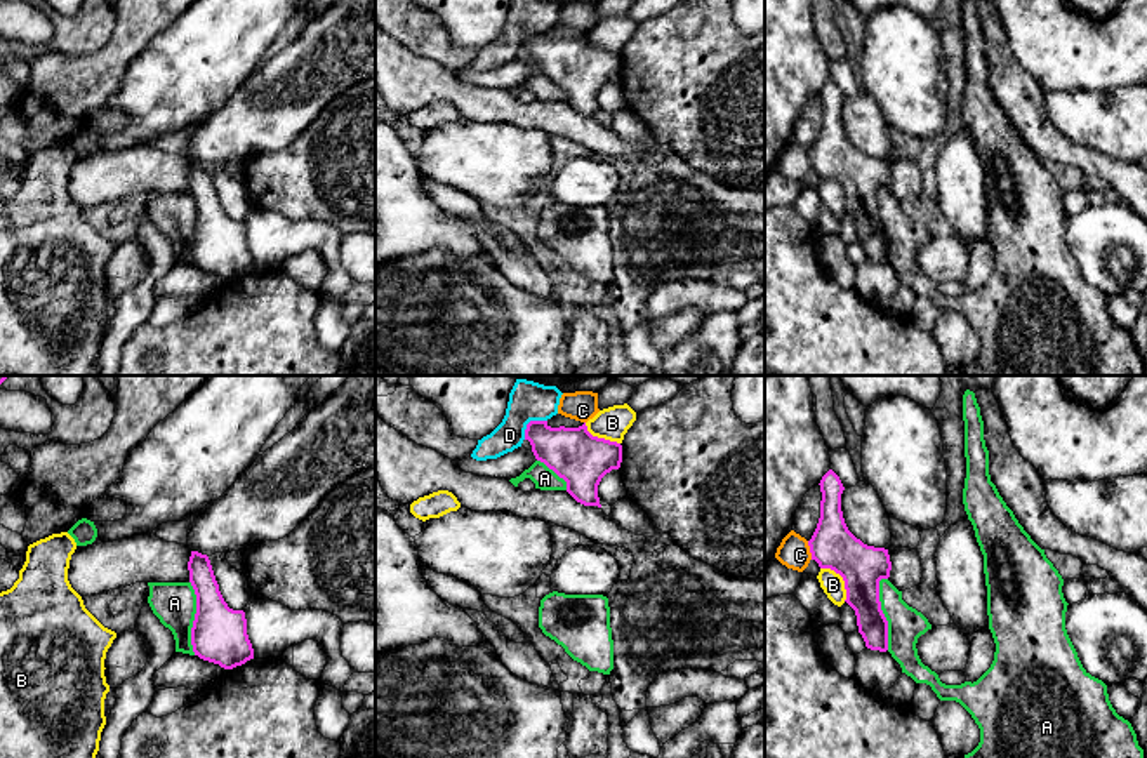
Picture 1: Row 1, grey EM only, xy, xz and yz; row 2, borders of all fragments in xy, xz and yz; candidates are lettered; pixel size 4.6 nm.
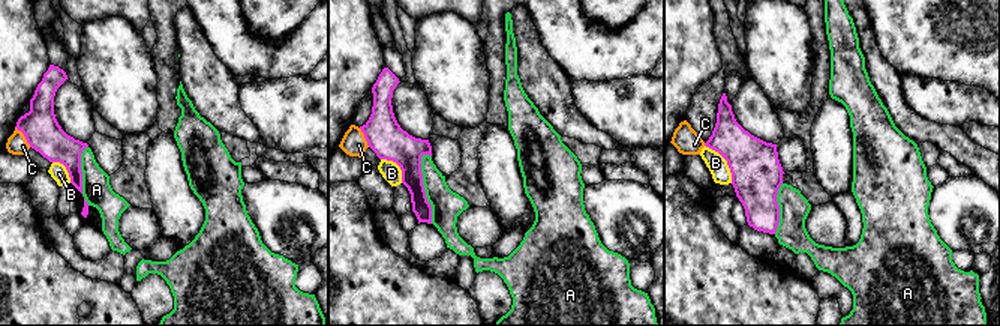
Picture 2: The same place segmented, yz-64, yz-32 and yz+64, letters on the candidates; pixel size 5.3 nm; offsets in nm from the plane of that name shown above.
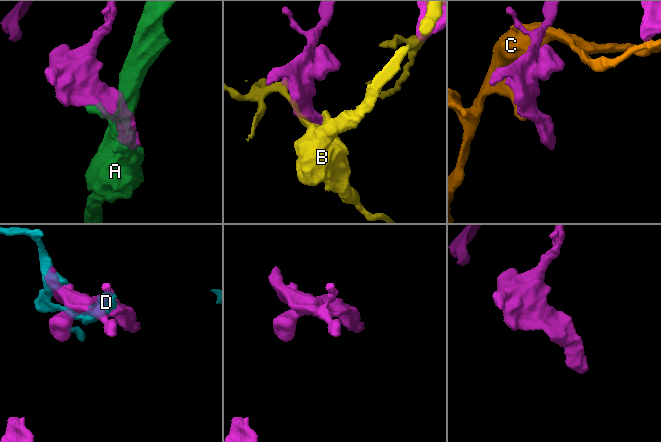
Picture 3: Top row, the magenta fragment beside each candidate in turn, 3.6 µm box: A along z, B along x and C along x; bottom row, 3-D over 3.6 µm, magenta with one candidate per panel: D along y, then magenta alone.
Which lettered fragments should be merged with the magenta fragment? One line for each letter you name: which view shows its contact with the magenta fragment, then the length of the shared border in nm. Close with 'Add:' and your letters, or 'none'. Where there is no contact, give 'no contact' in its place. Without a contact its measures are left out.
Add: none

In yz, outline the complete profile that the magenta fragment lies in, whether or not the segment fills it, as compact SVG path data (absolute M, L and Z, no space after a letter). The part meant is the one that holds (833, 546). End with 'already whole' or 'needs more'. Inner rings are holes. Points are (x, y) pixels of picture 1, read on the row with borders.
M829 469L820 480L820 518L808 541L812 560L845 581L846 603L855 610L859 633L871 650L888 650L888 621L881 610L879 581L890 577L888 549L864 544L846 527L841 511L845 490Z; already whole

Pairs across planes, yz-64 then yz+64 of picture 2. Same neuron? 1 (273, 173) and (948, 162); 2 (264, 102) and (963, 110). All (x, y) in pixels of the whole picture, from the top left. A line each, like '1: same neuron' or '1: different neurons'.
1: same neuron
2: same neuron

